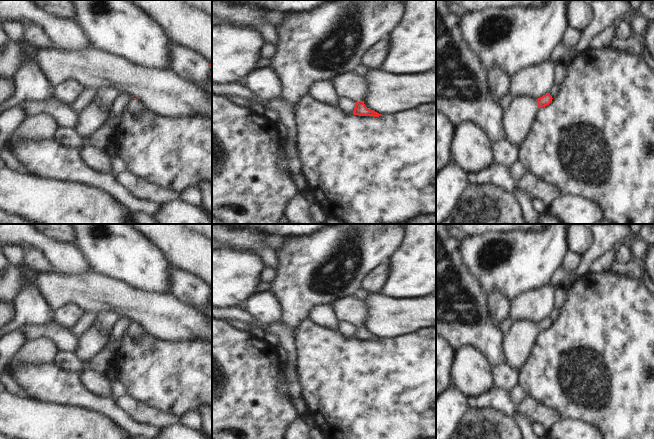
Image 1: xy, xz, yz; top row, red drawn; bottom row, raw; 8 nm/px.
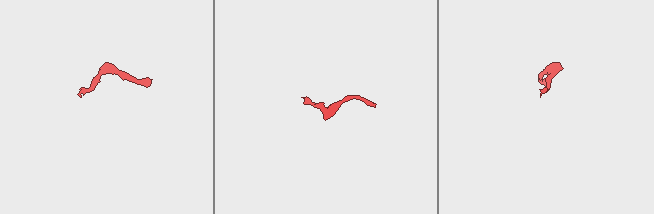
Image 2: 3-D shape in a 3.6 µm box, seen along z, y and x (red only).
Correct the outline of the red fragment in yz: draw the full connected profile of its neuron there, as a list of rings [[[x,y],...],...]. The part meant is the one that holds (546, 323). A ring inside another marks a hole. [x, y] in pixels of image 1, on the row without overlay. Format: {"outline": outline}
{"outline": [[[550,317],[538,323],[525,319],[513,322],[510,330],[504,336],[506,364],[520,371],[526,364],[539,333],[549,329],[552,323]]]}

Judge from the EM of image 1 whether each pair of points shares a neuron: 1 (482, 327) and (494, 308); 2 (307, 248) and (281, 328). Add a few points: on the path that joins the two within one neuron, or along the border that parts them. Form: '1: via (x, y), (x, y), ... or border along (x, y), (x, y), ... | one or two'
1: border along (487, 295), (488, 314), (491, 320), (499, 326) | two
2: border along (280, 321), (291, 328), (295, 337) | two

